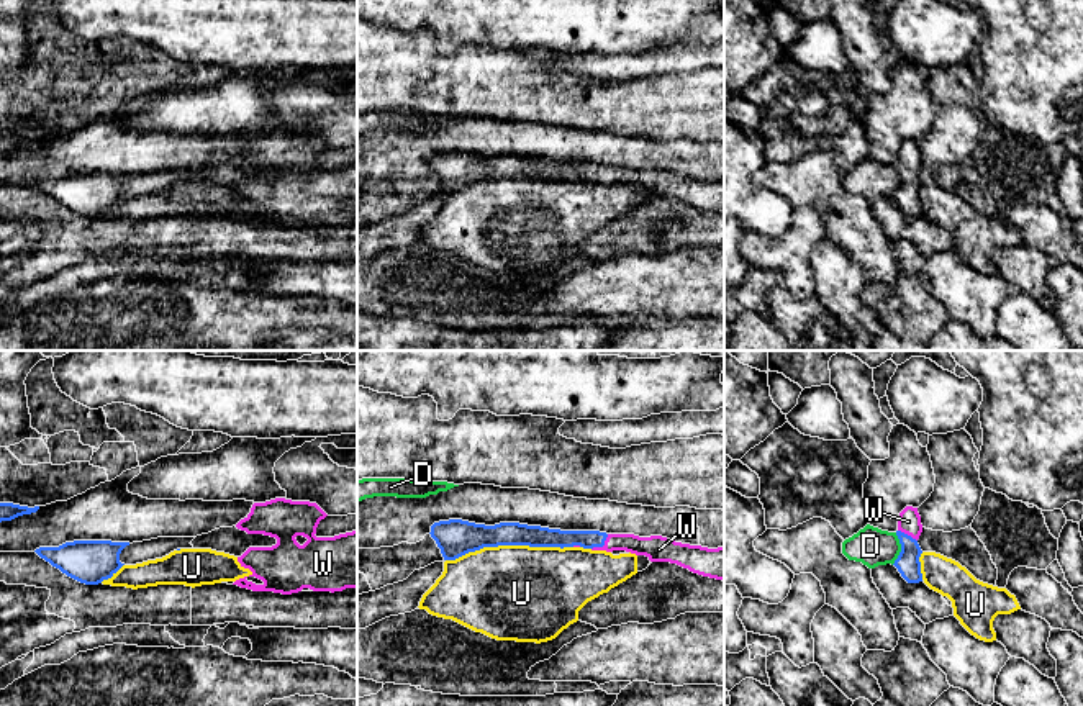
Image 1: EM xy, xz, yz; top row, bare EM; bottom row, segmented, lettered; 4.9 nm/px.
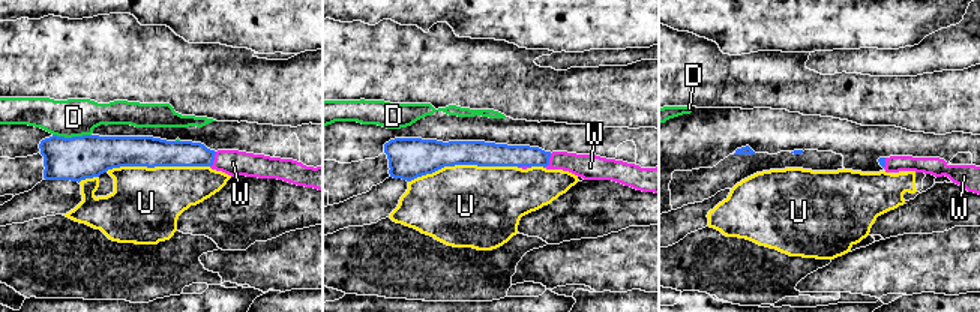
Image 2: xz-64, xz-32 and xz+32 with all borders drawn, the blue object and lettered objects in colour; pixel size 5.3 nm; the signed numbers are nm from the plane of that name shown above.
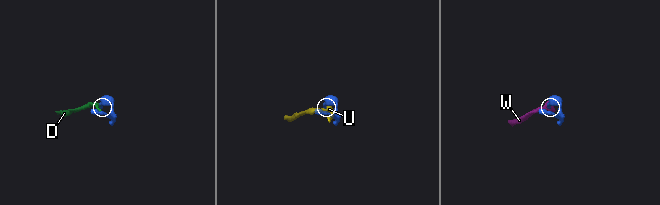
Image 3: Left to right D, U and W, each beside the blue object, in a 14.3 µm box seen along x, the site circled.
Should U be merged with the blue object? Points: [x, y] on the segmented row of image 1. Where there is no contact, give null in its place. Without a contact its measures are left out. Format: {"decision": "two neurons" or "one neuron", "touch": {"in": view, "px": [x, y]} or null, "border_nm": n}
{"decision": "two neurons", "touch": {"in": "xz", "px": [508, 544]}, "border_nm": 650}

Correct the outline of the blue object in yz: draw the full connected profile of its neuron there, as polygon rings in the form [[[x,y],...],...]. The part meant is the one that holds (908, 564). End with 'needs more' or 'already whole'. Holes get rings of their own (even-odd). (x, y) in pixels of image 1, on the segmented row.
[[[906,506],[898,516],[896,536],[901,544],[901,552],[895,560],[895,567],[908,583],[922,582],[921,562],[922,554],[918,539],[922,532],[921,516],[918,508]]]; needs more

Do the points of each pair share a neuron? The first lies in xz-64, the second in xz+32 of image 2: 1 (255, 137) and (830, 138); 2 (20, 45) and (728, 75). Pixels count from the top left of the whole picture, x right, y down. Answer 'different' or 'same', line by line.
1: same
2: same

